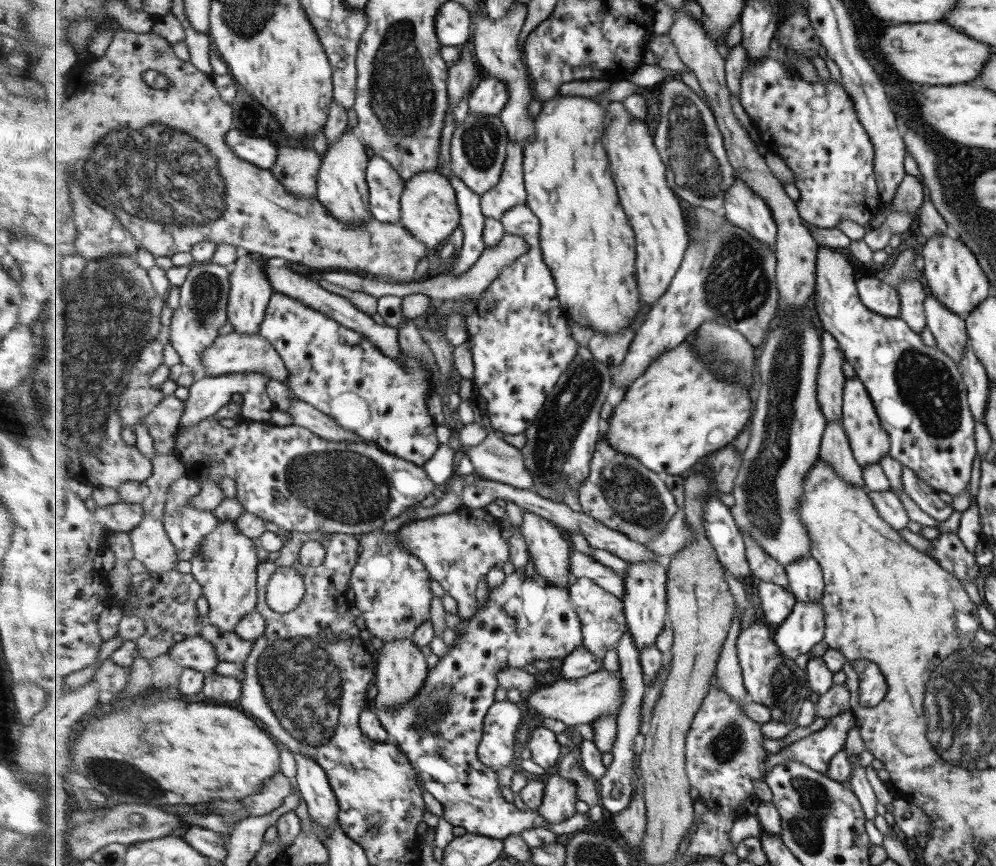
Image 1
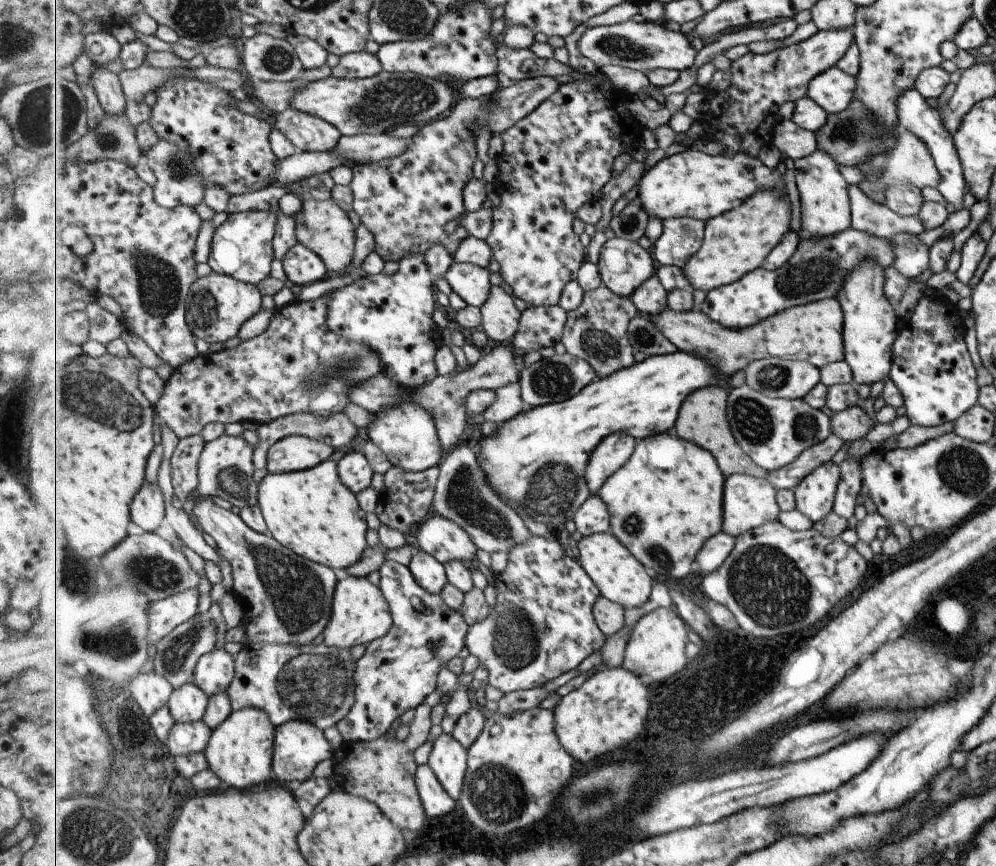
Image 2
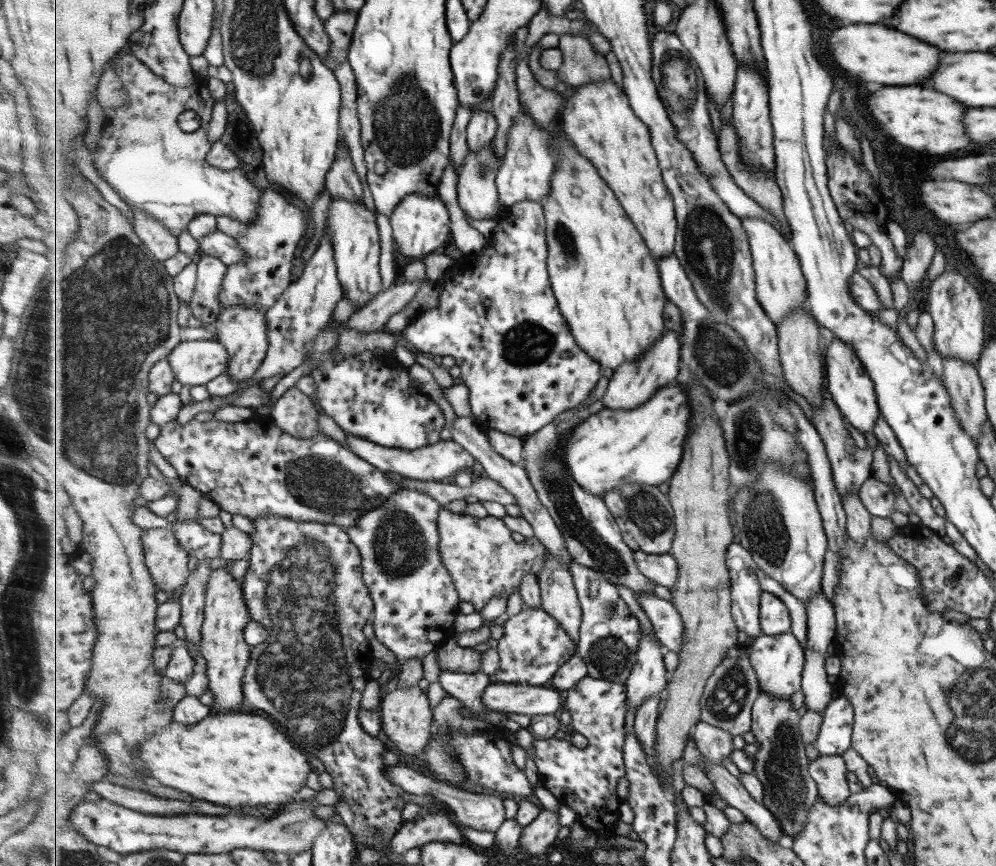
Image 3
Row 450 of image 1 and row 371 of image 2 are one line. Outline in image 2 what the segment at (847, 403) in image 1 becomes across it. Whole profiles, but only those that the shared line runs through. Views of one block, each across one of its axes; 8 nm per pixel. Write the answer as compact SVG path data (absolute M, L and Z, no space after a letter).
M863 259L860 266L844 280L835 298L843 308L844 358L852 374L852 384L871 385L888 376L892 344L896 335L896 312L884 296L884 268L873 259Z

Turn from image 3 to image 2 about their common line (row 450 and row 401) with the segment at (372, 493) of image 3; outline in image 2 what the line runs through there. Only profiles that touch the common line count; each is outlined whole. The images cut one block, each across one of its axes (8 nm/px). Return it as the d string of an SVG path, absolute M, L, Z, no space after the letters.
M331 290L321 295L314 301L298 301L295 300L287 306L282 306L274 309L274 315L270 324L270 327L255 338L249 339L248 341L240 342L236 347L230 350L223 350L219 352L217 357L213 355L199 355L195 360L184 364L183 367L179 367L174 371L172 377L166 381L164 395L159 399L156 404L157 416L164 420L165 424L176 434L179 439L188 439L193 435L201 435L204 428L211 423L223 423L228 425L229 423L243 423L243 422L254 422L258 425L271 423L274 420L279 420L281 417L293 416L297 413L313 413L318 417L327 417L336 415L339 413L345 413L346 408L353 403L350 397L350 392L357 385L376 377L377 375L385 372L384 360L381 355L373 348L368 347L364 342L350 341L336 332L333 332L328 325L328 314L329 314L329 301L332 297Z

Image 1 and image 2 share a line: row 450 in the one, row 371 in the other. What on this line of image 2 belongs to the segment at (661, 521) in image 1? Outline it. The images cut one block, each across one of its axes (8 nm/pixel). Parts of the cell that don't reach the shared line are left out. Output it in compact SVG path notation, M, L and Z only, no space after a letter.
M603 284L601 287L584 293L584 301L577 310L568 312L568 322L564 328L562 344L567 353L589 361L596 370L597 379L606 379L612 374L632 367L635 348L628 335L632 320L641 314L633 299L619 296Z

